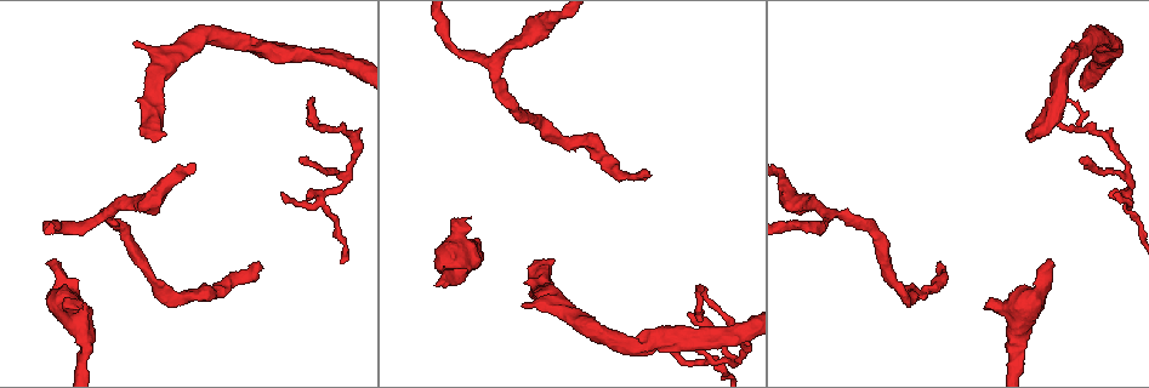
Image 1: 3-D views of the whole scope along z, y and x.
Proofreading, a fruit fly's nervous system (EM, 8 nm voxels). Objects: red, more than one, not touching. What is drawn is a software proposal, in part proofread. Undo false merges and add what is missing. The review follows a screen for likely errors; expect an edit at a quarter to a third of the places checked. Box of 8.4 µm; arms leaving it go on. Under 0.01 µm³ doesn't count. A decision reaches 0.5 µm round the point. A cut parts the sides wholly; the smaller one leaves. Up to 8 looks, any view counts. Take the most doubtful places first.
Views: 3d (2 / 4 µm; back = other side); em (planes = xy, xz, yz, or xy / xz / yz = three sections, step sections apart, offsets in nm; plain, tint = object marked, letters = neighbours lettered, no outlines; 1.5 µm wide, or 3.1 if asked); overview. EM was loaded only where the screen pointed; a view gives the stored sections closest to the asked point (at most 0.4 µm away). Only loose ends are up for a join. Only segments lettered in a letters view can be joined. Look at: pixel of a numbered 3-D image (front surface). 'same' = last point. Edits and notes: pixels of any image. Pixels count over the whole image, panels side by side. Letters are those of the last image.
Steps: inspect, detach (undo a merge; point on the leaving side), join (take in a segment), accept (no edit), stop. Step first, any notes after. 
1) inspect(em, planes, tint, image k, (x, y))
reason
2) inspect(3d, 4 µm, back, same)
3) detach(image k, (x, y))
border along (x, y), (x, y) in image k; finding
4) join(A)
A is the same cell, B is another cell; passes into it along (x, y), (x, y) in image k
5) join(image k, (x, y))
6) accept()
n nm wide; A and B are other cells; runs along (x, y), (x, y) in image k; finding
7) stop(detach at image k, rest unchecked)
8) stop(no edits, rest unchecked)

inspect(3d, 4 µm, image 1, (45, 263))
branch stops here

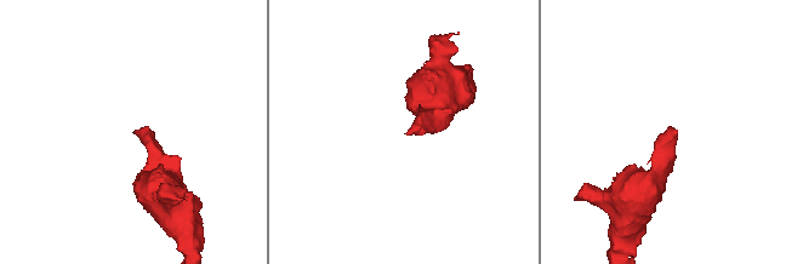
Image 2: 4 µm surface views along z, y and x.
inspect(em, xz, step 4, letters, image 2, (133, 133))

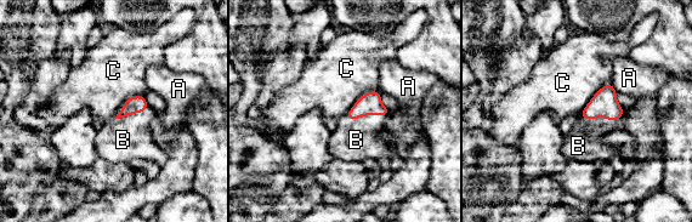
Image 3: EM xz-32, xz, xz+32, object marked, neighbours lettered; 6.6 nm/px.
join(B)
B is the same cell, A and C are other cells; passes into it along (369, 103), (364, 115), (356, 140) in image 3; it goes on there

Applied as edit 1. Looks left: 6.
inspect(3d, 4 µm, image 1, (138, 42))
free end

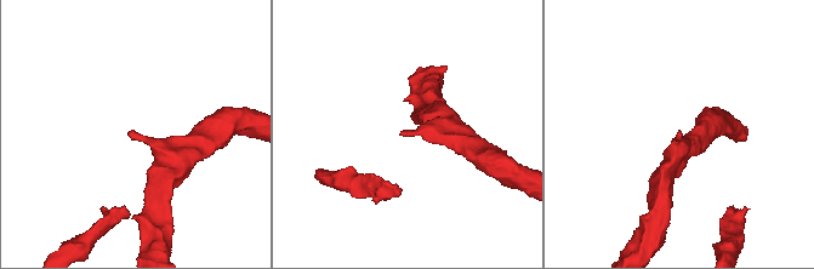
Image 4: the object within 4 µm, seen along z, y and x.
inspect(em, yz, step 8, letters, image 4, (679, 132))

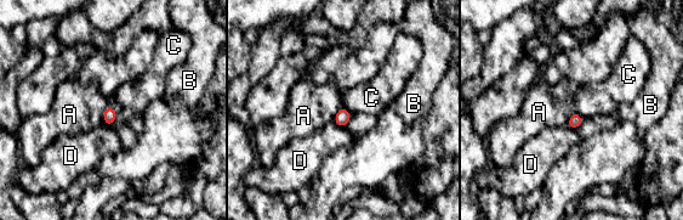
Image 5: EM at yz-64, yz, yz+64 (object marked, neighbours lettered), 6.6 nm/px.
accept()
A, B, C and D are other cells; border along (574, 111), (584, 118) in image 5; none of them fits

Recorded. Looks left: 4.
inspect(em, planes, letters, image 1, (307, 196))
branch stops here

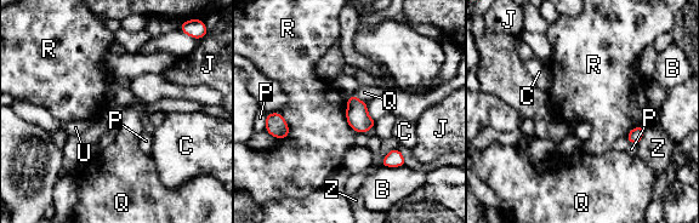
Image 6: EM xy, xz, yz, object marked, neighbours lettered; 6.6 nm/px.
accept()
B, C, J, P, Q, R, U and Z are other cells; border along (280, 113), (289, 135), (278, 139) in image 6; no lettered segment goes on from it

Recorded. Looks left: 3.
stop(join at image 3, rest unchecked)

